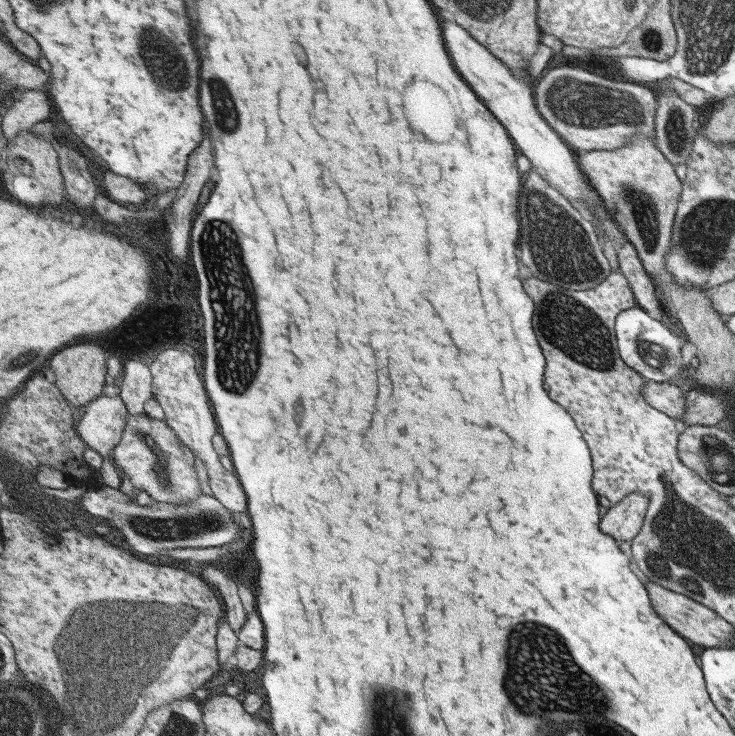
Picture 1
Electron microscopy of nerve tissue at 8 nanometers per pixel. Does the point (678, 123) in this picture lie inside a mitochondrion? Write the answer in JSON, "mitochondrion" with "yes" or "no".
{"mitochondrion":"yes"}

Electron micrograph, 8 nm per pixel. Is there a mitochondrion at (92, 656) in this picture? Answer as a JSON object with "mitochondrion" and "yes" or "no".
{"mitochondrion":"yes"}

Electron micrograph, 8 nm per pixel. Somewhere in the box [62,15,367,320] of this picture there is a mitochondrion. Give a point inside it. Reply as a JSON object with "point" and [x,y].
{"point":[170,71]}

